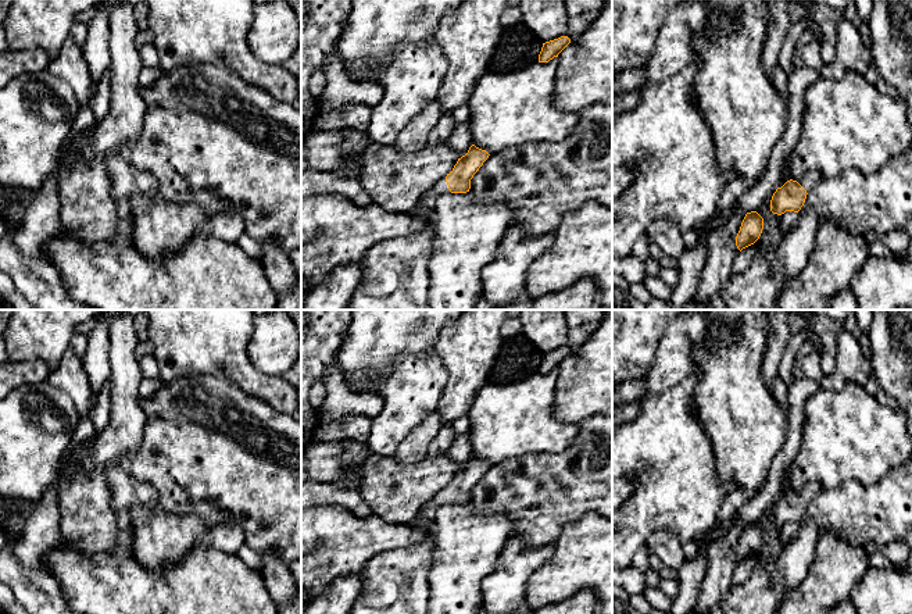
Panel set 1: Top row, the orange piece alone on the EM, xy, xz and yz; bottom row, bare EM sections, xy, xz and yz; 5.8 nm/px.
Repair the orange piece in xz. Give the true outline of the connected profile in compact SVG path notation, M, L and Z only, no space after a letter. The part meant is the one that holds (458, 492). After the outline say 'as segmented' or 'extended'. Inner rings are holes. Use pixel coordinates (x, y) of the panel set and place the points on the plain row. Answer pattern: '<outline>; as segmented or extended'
M472 456L465 467L458 470L453 482L439 492L423 510L436 511L444 504L466 504L471 500L471 490L489 470L489 464Z; extended

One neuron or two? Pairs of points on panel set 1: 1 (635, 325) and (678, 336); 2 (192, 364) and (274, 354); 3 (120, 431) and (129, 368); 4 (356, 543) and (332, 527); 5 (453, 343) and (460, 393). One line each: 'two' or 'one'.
1: two
2: two
3: one
4: one
5: one

